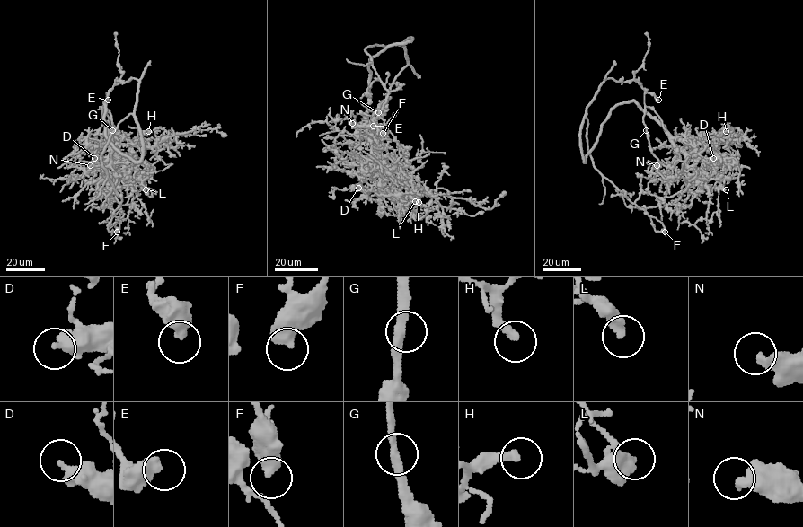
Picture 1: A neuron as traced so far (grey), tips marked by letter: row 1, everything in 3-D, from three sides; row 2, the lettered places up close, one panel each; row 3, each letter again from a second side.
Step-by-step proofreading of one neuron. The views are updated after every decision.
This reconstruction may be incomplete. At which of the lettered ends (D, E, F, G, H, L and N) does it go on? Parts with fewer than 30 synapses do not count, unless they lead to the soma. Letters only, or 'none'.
none

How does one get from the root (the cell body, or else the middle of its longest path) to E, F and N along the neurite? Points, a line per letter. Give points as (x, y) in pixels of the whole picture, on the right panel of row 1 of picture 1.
E: (597, 142), (584, 162), (580, 128), (586, 108), (607, 78), (620, 82), (635, 80), (658, 100)
F: (597, 142), (584, 162), (580, 128), (586, 114), (587, 149), (593, 166), (632, 203), (659, 221), (665, 232)
N: (597, 142), (610, 111), (634, 101), (664, 127), (685, 157), (686, 165), (680, 159), (672, 167), (657, 165)

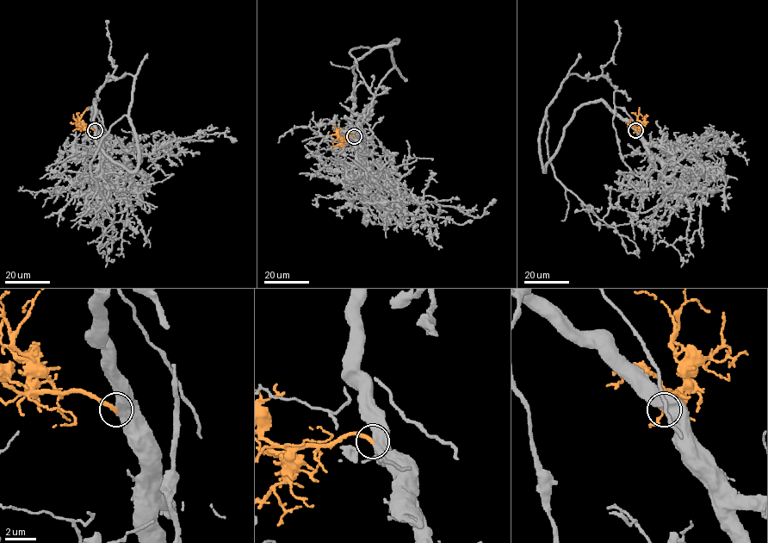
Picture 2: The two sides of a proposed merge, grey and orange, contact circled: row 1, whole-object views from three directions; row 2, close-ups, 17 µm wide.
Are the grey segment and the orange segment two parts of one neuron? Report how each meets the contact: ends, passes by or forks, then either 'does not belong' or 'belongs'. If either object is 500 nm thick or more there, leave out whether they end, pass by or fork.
belongs

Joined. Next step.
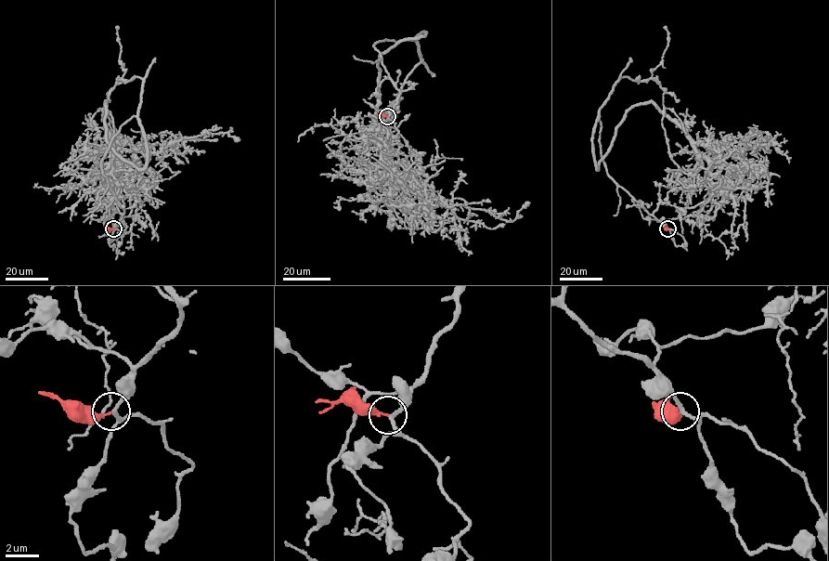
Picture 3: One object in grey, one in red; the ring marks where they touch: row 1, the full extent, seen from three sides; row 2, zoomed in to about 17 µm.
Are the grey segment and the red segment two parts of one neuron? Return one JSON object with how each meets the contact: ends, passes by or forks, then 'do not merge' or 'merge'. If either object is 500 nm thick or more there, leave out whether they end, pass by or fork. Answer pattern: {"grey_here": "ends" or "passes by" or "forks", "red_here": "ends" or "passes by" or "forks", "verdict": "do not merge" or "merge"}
{"grey_here": "passes by", "red_here": "ends", "verdict": "merge"}

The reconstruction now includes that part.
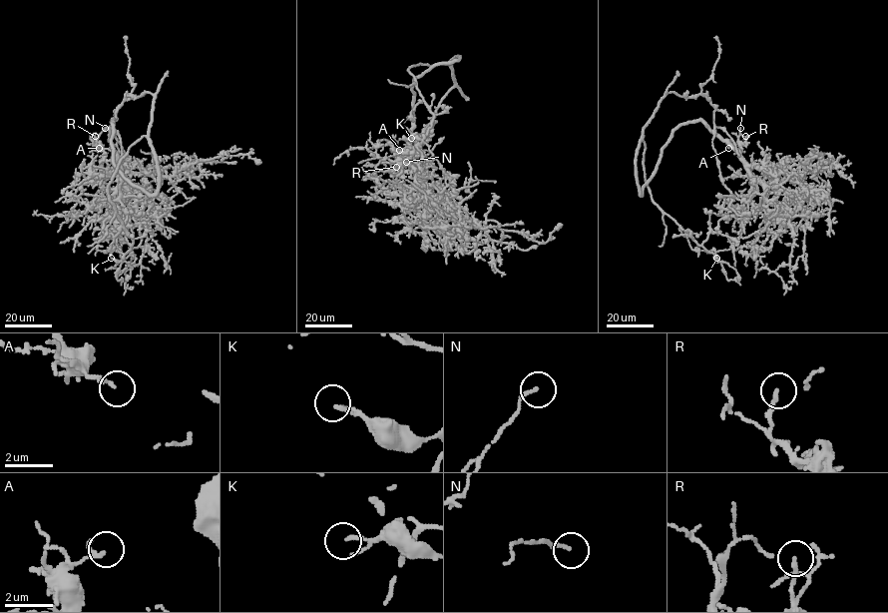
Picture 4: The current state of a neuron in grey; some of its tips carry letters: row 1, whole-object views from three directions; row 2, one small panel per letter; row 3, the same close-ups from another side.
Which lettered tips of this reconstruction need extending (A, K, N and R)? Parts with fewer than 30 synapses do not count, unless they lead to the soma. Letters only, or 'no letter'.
no letter

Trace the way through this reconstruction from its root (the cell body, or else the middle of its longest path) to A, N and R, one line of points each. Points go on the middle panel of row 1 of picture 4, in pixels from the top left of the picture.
A: (418, 77), (412, 87), (413, 156), (398, 159), (396, 152), (399, 150)
N: (418, 77), (412, 87), (413, 156), (397, 159), (406, 162)
R: (418, 77), (412, 87), (413, 156), (402, 158), (396, 167)

